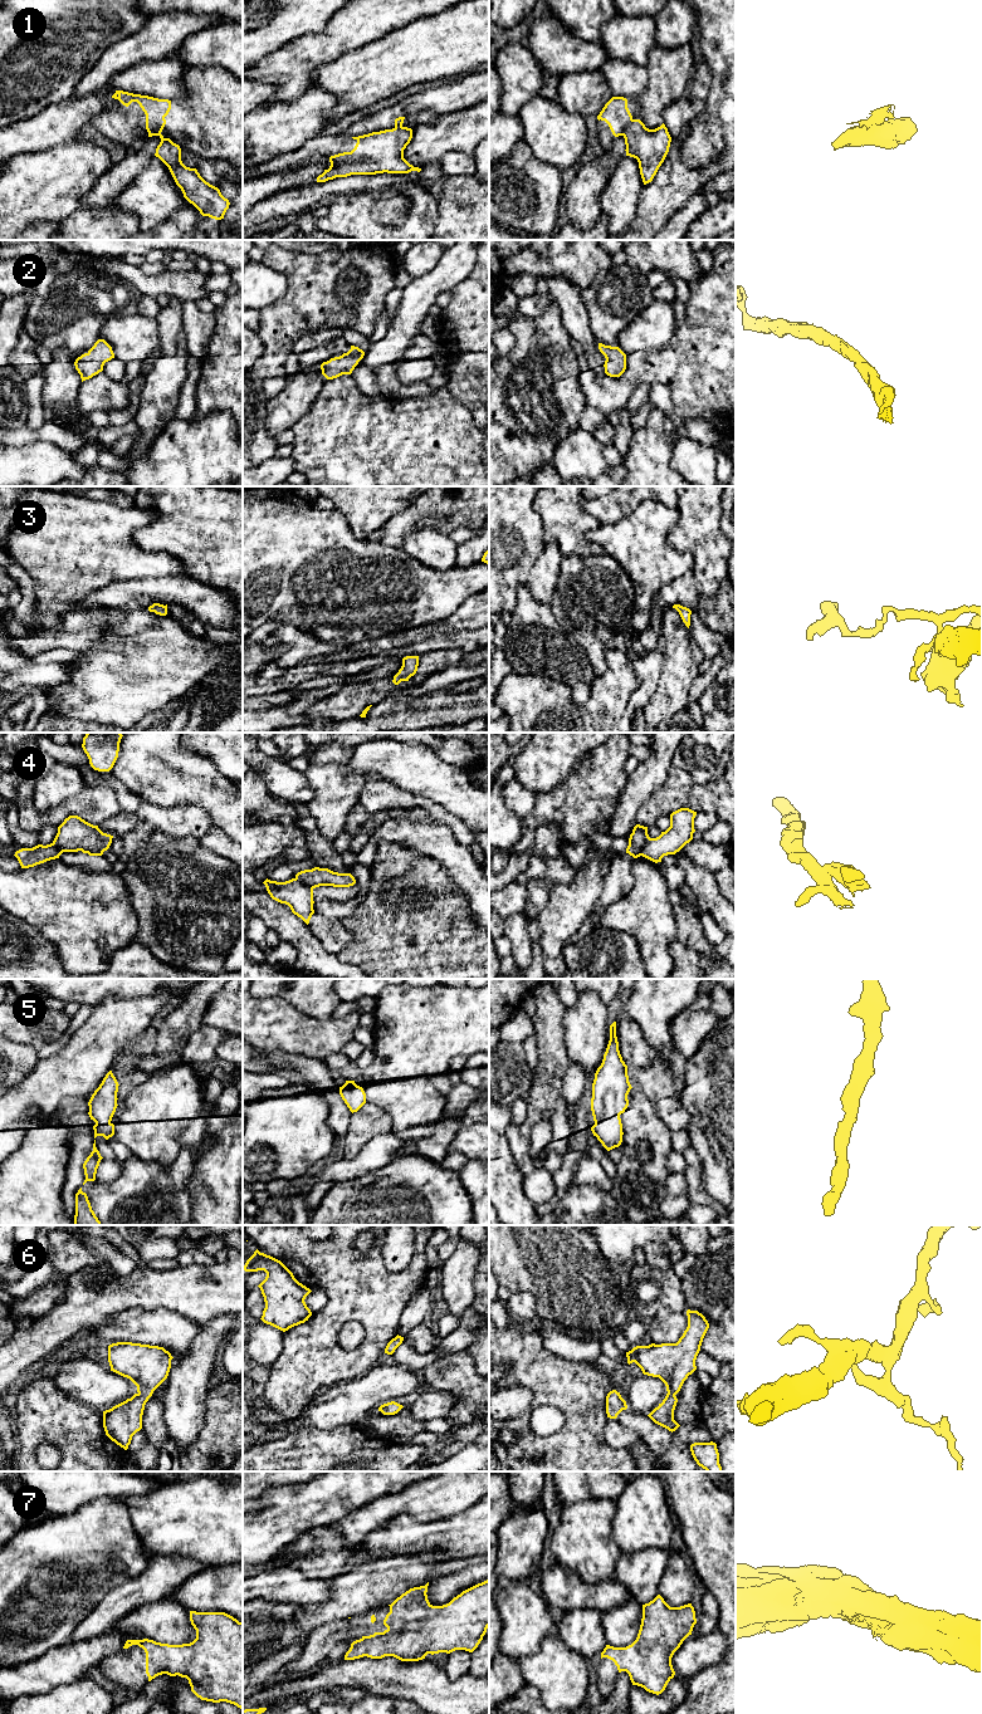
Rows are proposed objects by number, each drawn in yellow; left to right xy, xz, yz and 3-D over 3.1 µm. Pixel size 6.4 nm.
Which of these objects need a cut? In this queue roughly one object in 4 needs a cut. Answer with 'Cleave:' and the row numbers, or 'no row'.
Cleave: 1, 4

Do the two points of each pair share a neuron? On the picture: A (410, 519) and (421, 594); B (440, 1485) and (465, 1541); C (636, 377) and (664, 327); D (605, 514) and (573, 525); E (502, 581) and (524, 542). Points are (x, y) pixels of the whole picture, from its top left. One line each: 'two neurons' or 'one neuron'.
A: two neurons
B: two neurons
C: two neurons
D: two neurons
E: one neuron

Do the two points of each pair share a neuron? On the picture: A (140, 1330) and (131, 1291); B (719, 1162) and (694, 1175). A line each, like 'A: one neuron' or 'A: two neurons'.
A: two neurons
B: two neurons

